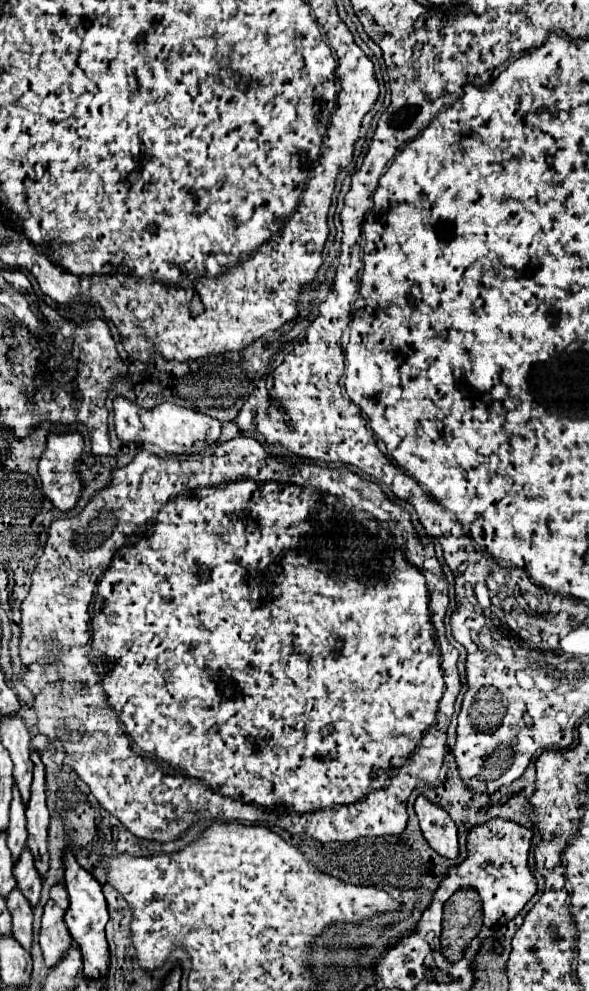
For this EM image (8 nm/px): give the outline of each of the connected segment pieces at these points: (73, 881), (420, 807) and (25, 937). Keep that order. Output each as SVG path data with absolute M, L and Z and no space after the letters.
M64 849L64 879L66 879L66 889L70 895L70 907L66 911L66 925L70 929L72 939L78 943L82 951L82 961L84 961L84 975L106 975L108 973L108 943L106 943L106 931L104 925L108 921L108 911L106 911L106 899L102 895L100 883L94 879L94 875L84 869L72 849Z
M424 795L416 799L414 809L420 821L420 829L430 847L448 859L458 857L458 829L450 815Z
M16 887L6 897L8 909L12 913L12 935L22 943L22 947L30 949L32 943L32 905L22 895L22 891Z

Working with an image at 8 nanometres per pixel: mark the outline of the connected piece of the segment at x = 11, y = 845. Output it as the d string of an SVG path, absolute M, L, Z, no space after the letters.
M14 783L12 787L14 799L10 805L10 825L8 825L8 849L12 851L12 859L16 861L22 847L26 845L26 817L24 817L24 803L22 803L22 795L18 791L18 785Z

